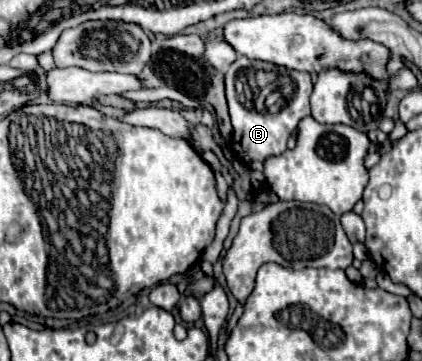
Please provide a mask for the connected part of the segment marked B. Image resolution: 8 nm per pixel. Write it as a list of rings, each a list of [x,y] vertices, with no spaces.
[[[235,63],[229,67],[229,71],[225,73],[225,93],[227,93],[227,103],[229,103],[229,115],[231,115],[231,123],[233,123],[233,151],[245,161],[263,161],[267,159],[267,155],[279,155],[287,149],[287,139],[291,137],[291,133],[295,131],[299,119],[307,117],[309,111],[309,95],[313,91],[313,83],[311,83],[311,75],[305,71],[287,71],[287,75],[293,81],[293,95],[285,97],[285,105],[281,107],[281,111],[277,113],[257,113],[257,111],[249,111],[245,109],[235,93]]]

